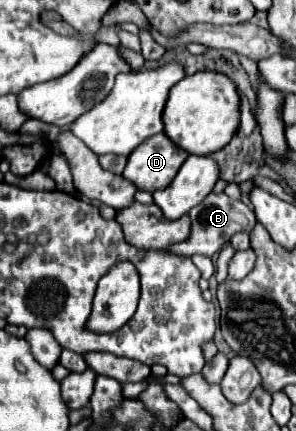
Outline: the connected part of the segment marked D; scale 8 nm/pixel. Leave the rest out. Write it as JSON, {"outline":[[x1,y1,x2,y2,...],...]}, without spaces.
{"outline":[[155,134,129,154,123,178,133,182,137,190,155,192,175,178,187,156,165,134]]}

